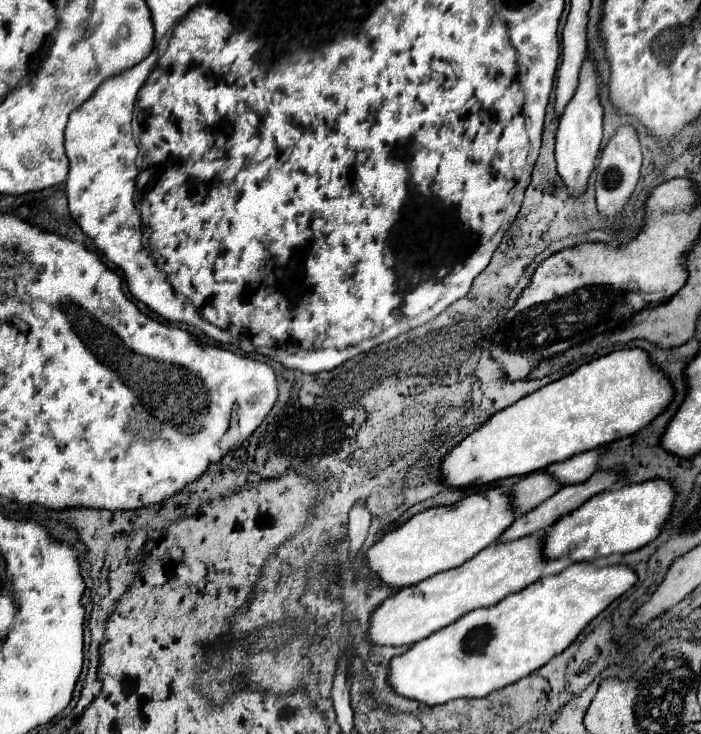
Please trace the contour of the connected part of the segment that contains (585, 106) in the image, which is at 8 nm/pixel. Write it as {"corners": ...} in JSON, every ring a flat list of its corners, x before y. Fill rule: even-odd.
{"corners":[[584,60,582,72,580,72,580,82,578,82,578,92,566,106,560,126,556,132,556,162,558,162,558,174,564,182,564,188,568,196,582,196,586,192,586,184,590,174,594,172,594,162,600,152,602,144,602,106,598,102,598,76,592,60]]}

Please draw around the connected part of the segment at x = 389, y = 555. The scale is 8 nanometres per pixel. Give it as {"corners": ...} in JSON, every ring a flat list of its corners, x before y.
{"corners":[[504,488,474,492,452,506,430,508,416,514,400,528,384,534,366,556,366,566,388,586,412,586,438,572,462,566,486,546,498,542,502,532,516,520,512,498]]}

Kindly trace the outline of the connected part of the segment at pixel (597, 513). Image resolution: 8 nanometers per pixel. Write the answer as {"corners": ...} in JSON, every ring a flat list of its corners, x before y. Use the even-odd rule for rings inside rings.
{"corners":[[648,480,600,492,574,512,562,516,562,520,546,532,544,556,548,556,548,560,568,556,572,562,590,562,600,556,634,552,662,532,672,514,674,500,676,490,672,480]]}

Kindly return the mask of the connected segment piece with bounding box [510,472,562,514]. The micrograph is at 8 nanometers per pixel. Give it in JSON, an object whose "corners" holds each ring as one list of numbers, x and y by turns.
{"corners":[[534,472,534,474,522,478,512,488,510,494,514,498,514,506,516,506,518,514,526,514,532,508,536,508,538,504,542,504,546,498,554,496,560,488,562,488,562,484,558,484,558,480,554,480,550,474]]}

